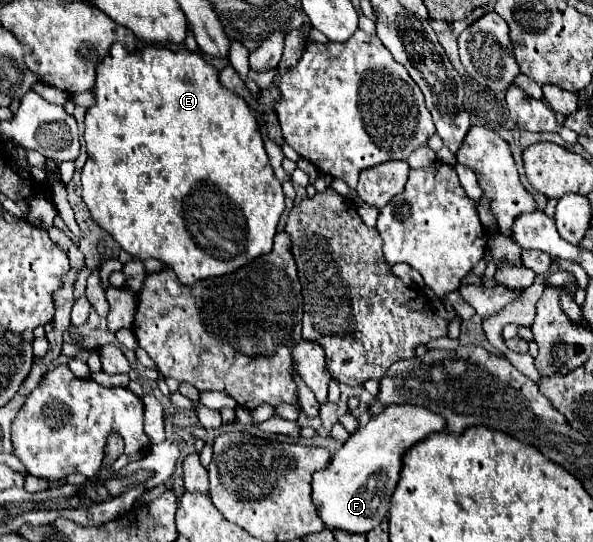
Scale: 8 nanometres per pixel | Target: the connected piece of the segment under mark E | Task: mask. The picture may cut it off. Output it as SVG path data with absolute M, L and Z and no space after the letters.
M114 43L104 57L104 61L96 69L96 85L94 85L94 105L88 107L85 115L84 141L88 151L88 161L82 169L82 199L88 205L94 221L108 231L130 255L138 259L154 257L174 269L176 277L184 285L192 285L198 279L208 279L216 275L230 273L248 261L270 253L272 239L276 233L276 225L284 211L284 193L282 185L276 179L268 155L264 151L264 141L258 131L258 121L254 111L246 105L246 101L234 91L226 89L218 79L218 69L208 63L198 51L170 51L166 47L142 45L136 51L126 51L124 45Z

